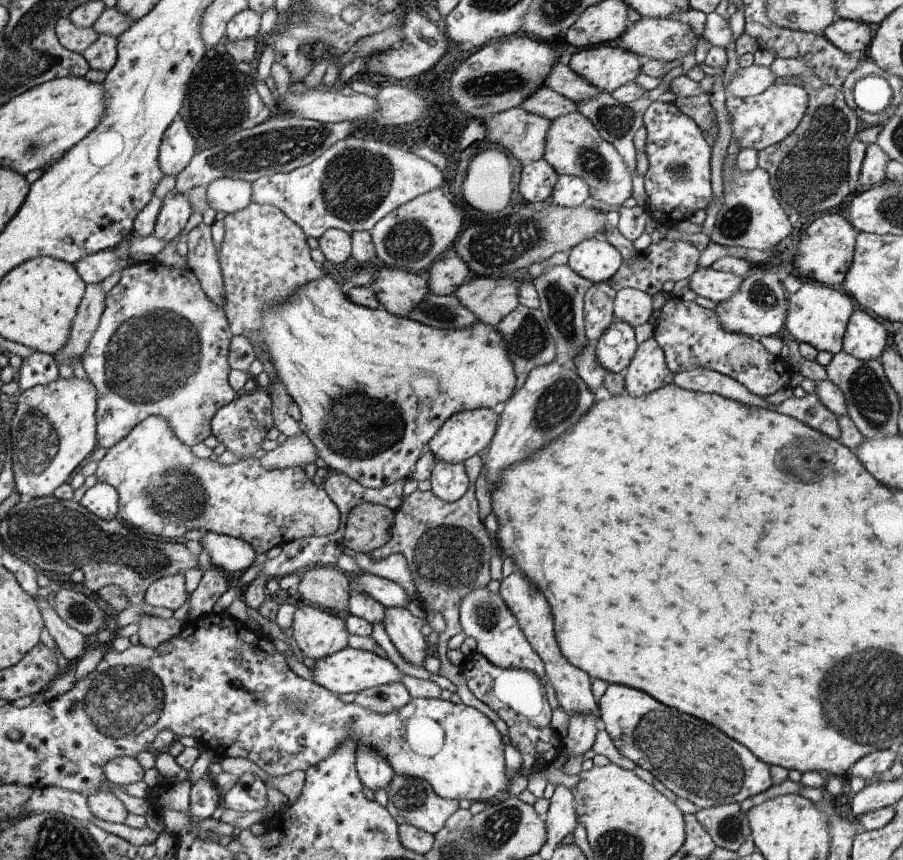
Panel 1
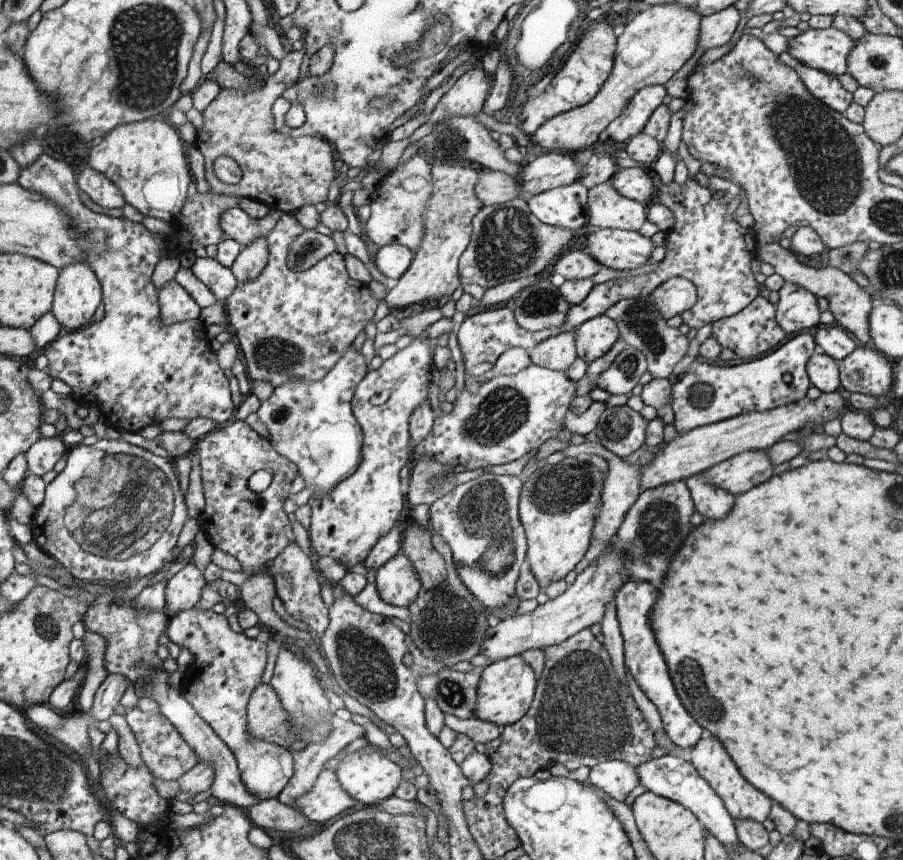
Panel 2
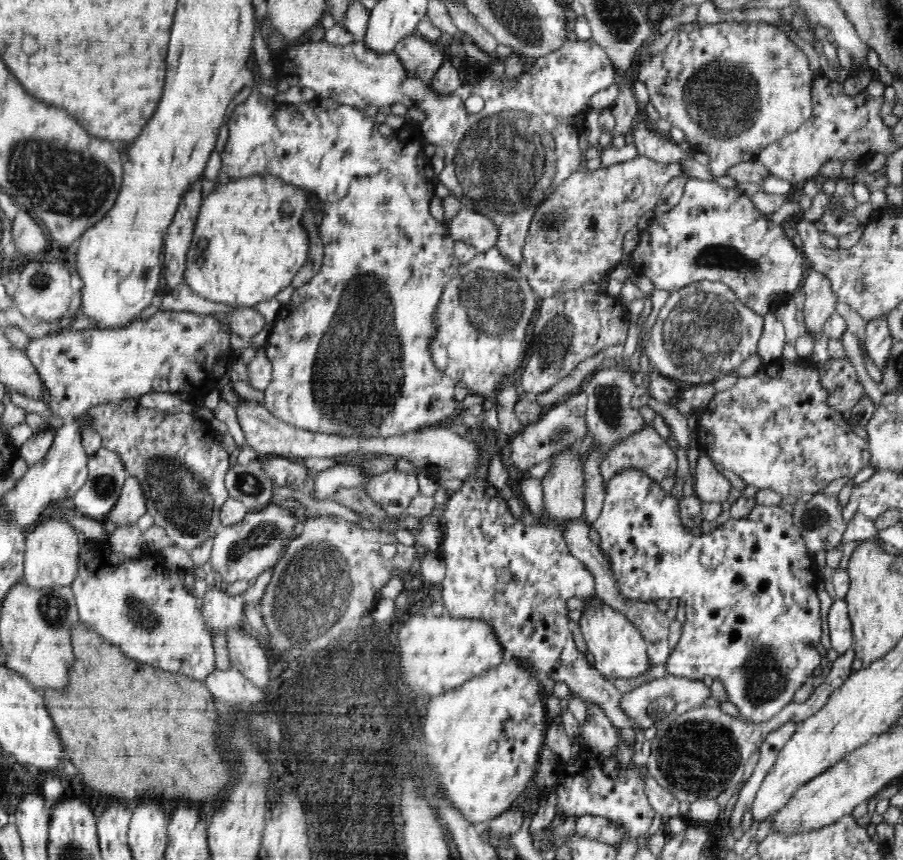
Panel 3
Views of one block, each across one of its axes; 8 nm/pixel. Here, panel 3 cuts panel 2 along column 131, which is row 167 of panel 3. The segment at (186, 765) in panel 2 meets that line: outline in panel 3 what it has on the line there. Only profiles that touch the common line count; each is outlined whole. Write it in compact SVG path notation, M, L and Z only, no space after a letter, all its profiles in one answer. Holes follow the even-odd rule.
M718 22L708 24L704 28L694 29L690 33L680 31L669 40L664 52L648 58L638 68L638 80L646 86L650 94L650 102L660 114L660 117L667 120L672 127L684 131L685 141L690 143L692 152L701 152L709 156L710 172L714 176L727 175L727 169L739 162L750 162L756 160L758 154L765 150L770 144L781 141L783 137L795 132L804 122L810 120L813 113L813 72L810 70L806 54L800 50L784 31L778 32L772 24L762 22Z

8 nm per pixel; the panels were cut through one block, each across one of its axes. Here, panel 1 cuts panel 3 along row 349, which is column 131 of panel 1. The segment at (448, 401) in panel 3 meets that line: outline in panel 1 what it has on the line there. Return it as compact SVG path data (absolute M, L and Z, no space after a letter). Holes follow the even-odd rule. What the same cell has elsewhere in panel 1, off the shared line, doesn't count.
M157 260L150 262L135 263L126 267L122 271L120 282L107 293L105 301L104 313L99 321L99 328L94 332L86 351L83 353L82 363L84 370L88 375L89 382L94 386L98 386L98 445L105 449L110 449L124 438L128 437L134 426L145 421L150 416L160 416L165 419L172 428L176 437L185 443L188 447L192 447L204 440L212 434L212 416L216 416L219 409L230 405L236 392L230 388L228 384L228 374L230 374L230 366L228 366L228 346L232 340L232 332L228 330L228 316L225 315L223 308L219 308L212 303L205 292L204 288L200 288L201 282L198 282L197 276L189 269L178 269L166 267Z

